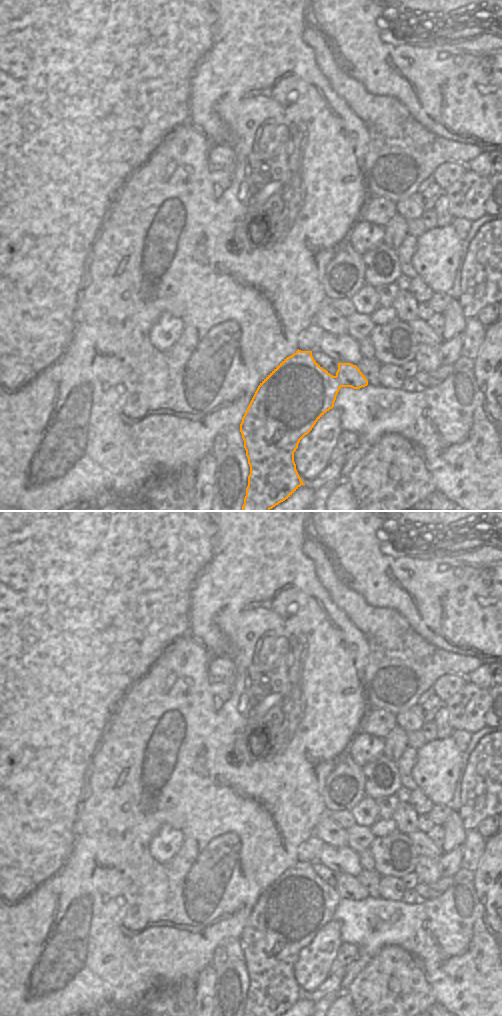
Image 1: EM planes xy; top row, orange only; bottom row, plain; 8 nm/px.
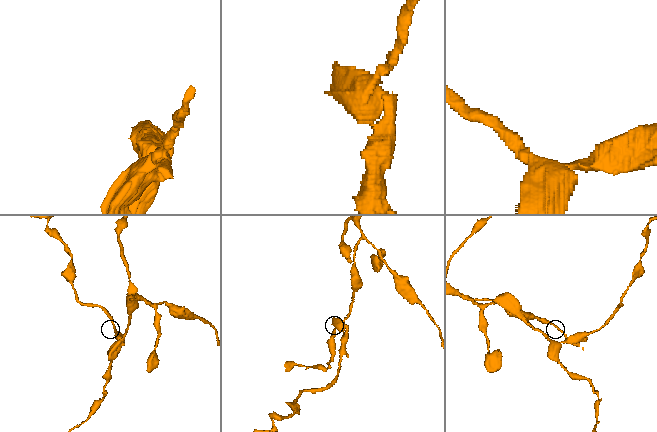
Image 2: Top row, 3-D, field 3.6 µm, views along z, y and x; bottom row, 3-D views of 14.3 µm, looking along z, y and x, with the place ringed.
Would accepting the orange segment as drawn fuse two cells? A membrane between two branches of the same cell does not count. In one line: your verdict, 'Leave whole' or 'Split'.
Split

